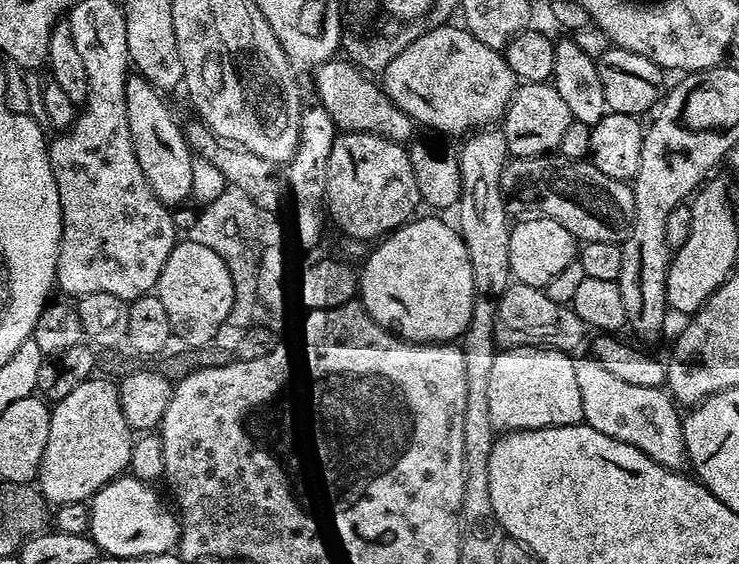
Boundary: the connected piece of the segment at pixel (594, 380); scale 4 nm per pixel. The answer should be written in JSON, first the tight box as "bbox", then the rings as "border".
{"bbox":[586,366,686,466],"border":[[[605,366],[597,369],[586,376],[586,396],[590,401],[591,415],[592,412],[596,415],[595,427],[615,440],[641,448],[654,460],[669,466],[679,465],[680,455],[686,452],[686,424],[671,391],[640,386]]]}

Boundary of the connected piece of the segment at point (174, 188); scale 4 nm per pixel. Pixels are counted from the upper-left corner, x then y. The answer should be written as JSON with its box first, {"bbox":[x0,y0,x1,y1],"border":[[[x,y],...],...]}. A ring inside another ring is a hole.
{"bbox":[126,74,194,206],"border":[[[138,74],[127,77],[126,122],[130,122],[130,142],[134,148],[134,158],[138,158],[138,166],[157,203],[180,206],[191,194],[191,166],[194,156],[163,99],[165,97],[150,82],[146,82],[146,78]]]}

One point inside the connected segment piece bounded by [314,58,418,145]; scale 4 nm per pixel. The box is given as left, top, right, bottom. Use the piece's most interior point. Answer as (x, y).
(356, 104)

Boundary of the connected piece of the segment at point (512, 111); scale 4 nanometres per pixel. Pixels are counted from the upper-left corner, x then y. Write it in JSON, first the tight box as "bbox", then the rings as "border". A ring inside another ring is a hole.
{"bbox":[502,83,574,158],"border":[[[523,83],[516,91],[502,122],[502,131],[513,157],[527,158],[552,154],[559,149],[565,134],[572,127],[574,117],[570,106],[562,98],[555,86]]]}

